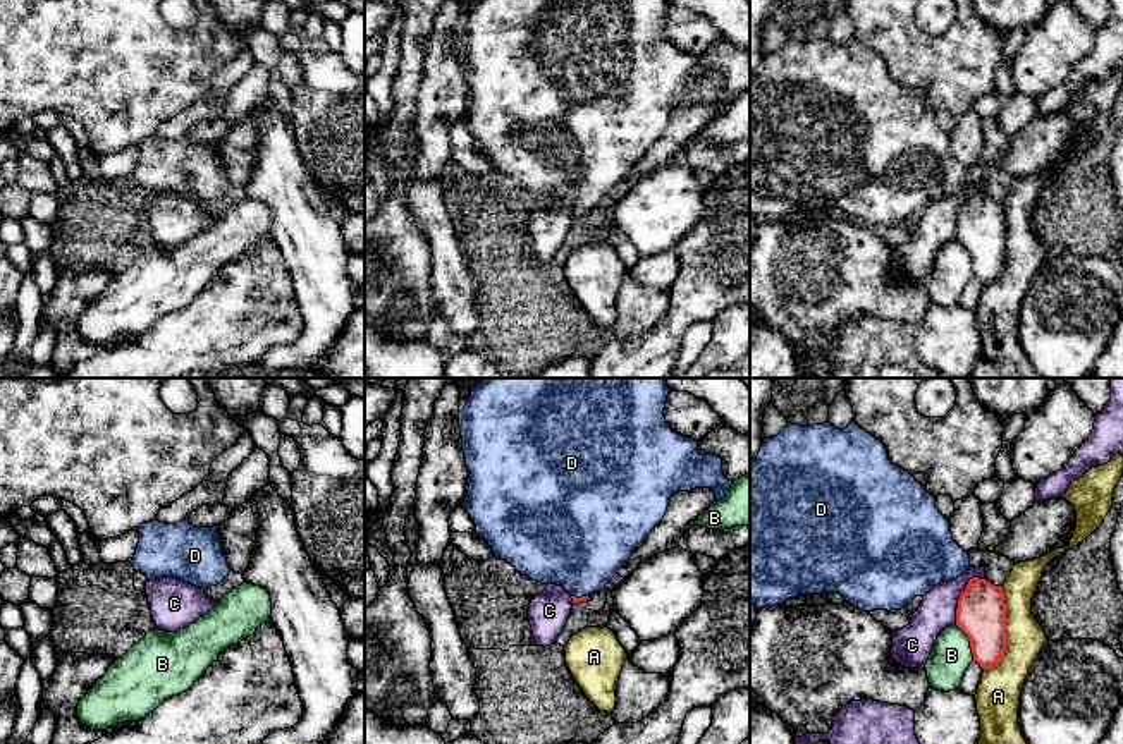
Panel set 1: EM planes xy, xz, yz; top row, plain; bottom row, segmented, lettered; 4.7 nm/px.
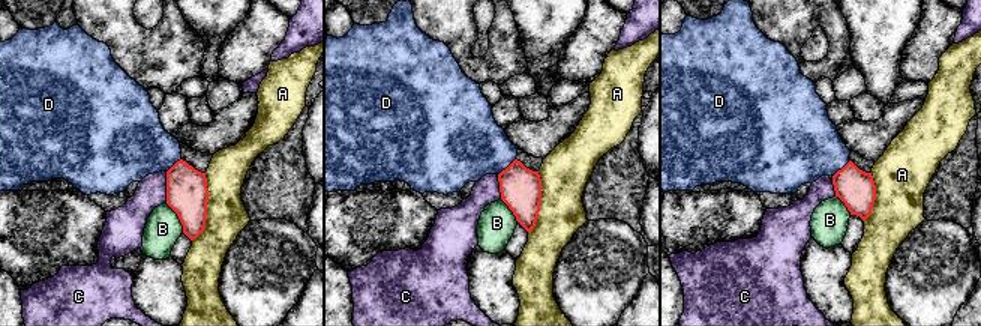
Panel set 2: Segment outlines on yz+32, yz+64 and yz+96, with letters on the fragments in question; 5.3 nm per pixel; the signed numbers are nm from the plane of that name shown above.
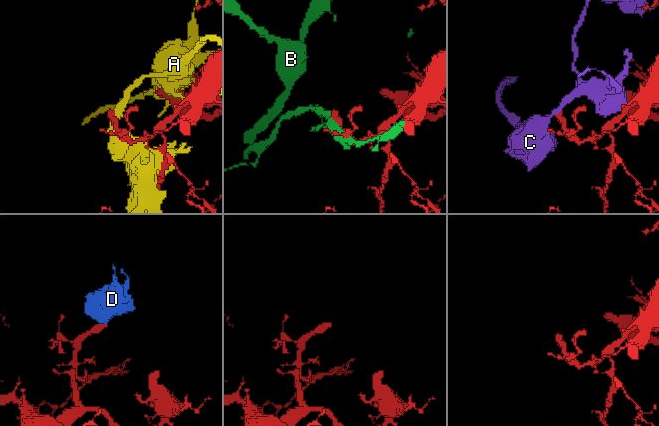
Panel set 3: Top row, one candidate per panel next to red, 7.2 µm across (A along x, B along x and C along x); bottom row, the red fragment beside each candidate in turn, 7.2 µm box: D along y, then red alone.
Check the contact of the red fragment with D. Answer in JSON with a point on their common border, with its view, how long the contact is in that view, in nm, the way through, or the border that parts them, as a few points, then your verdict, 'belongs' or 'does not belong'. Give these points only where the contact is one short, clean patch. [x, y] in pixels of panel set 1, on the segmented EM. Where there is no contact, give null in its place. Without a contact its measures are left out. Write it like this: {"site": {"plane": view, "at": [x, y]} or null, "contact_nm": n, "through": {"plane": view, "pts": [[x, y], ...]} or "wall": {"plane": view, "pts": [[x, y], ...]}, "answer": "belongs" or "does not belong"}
{"site": {"plane": "xz", "at": [582, 597]}, "contact_nm": 80, "through": {"plane": "xz", "pts": [[575, 598], [582, 597], [580, 543]]}, "answer": "belongs"}

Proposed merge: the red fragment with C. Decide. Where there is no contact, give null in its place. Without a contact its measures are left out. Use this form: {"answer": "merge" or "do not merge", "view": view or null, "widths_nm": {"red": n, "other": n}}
{"answer": "do not merge", "view": "yz", "widths_nm": {"red": 240, "other": 180}}

